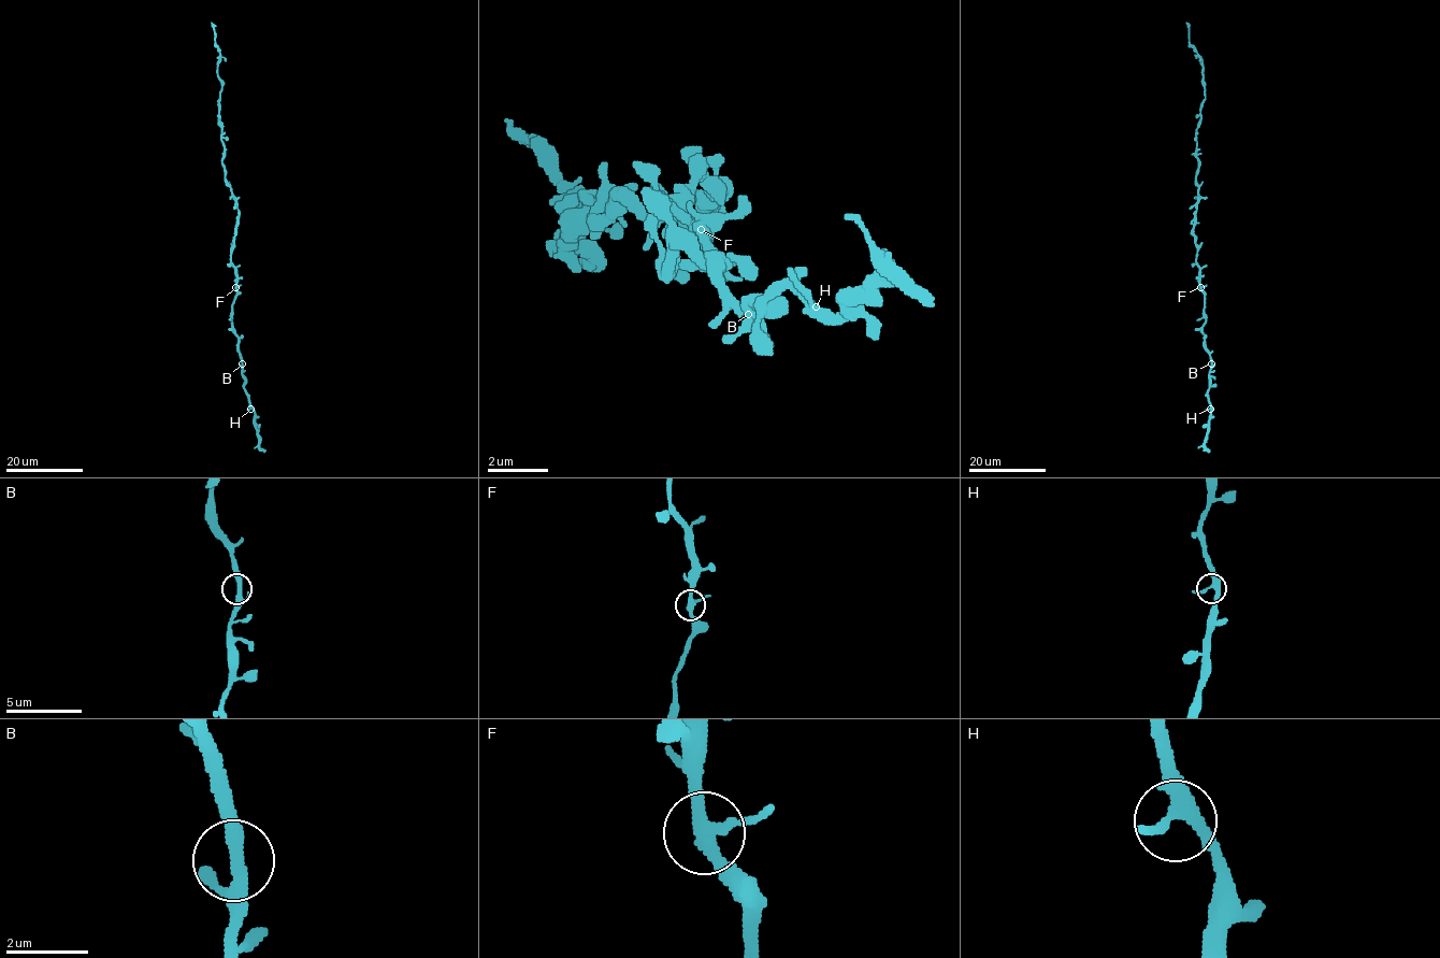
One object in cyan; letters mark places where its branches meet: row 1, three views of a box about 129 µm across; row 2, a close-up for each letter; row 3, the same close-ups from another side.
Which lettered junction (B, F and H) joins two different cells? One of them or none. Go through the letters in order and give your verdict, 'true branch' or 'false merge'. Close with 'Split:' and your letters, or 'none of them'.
B: true branch
F: true branch
H: true branch
Split: none of them

